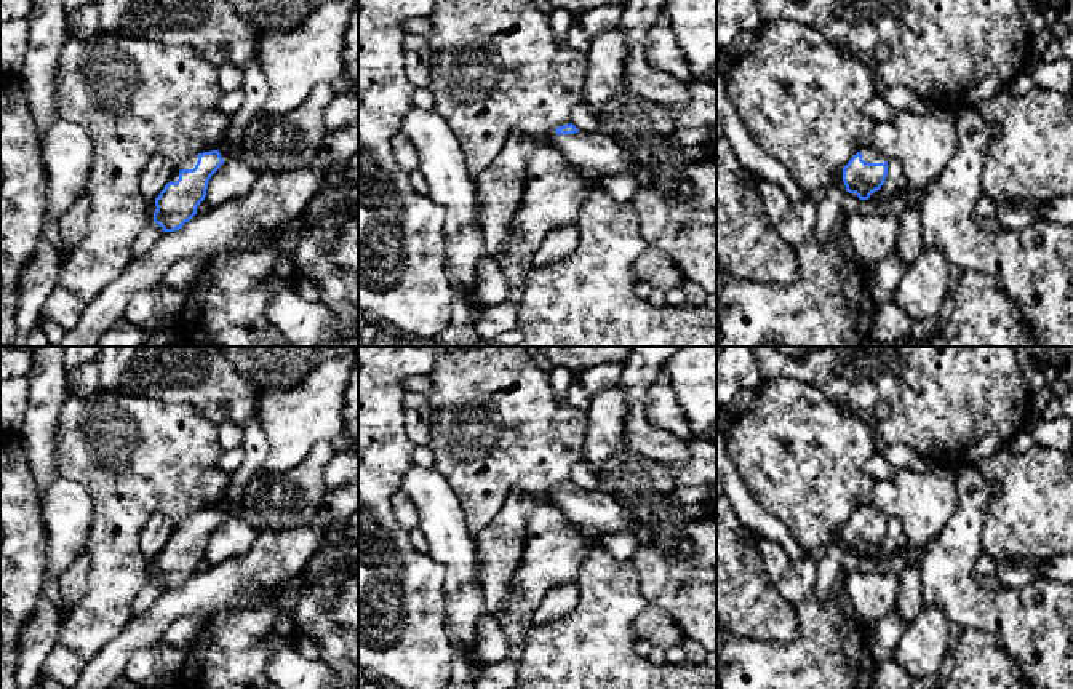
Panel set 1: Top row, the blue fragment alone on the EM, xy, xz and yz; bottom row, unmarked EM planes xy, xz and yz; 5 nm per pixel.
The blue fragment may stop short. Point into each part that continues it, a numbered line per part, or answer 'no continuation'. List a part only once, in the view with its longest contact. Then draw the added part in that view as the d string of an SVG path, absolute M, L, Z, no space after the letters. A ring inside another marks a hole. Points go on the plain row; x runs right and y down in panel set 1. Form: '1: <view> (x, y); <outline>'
1: xy (189, 521); M193 513L189 518L182 520L179 524L174 526L174 531L173 531L173 534L171 534L170 539L171 540L176 540L179 537L179 529L181 528L193 528L195 523L197 523L197 520L198 520L198 515L197 513Z

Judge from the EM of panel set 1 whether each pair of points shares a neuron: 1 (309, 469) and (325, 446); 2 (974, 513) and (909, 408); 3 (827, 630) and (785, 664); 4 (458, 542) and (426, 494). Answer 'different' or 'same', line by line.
1: same
2: different
3: same
4: same

